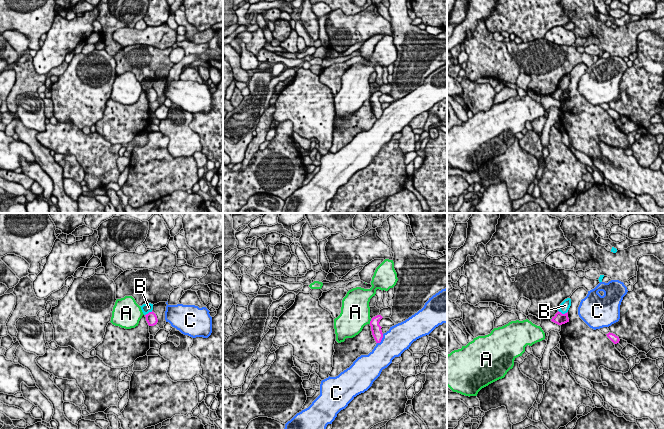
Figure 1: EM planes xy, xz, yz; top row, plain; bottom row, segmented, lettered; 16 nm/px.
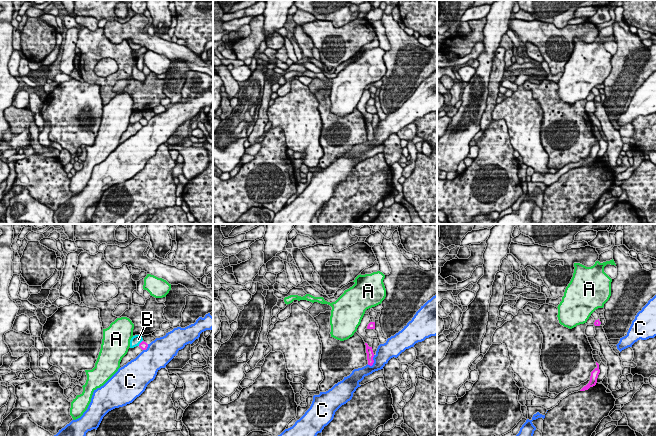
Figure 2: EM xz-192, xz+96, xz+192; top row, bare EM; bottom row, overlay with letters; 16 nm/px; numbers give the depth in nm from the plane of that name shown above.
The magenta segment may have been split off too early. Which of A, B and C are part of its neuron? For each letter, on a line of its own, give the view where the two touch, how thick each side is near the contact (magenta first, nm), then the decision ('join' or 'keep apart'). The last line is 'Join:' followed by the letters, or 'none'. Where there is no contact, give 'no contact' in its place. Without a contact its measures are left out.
A: xz | 160/440 nm | keep apart
B: yz | 190/160 nm | keep apart
C: xz | 160/420 nm | keep apart
Join: none

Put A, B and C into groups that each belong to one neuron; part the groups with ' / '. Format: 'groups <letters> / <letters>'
groups A / B / C

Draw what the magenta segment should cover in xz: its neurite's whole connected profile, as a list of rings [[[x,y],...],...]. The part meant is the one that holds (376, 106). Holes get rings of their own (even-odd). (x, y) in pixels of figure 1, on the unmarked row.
[[[377,91],[377,92],[373,93],[370,97],[372,111],[375,115],[376,119],[380,119],[383,114],[383,109],[381,106],[382,103],[379,101],[379,98],[382,94],[383,93],[381,91]]]

